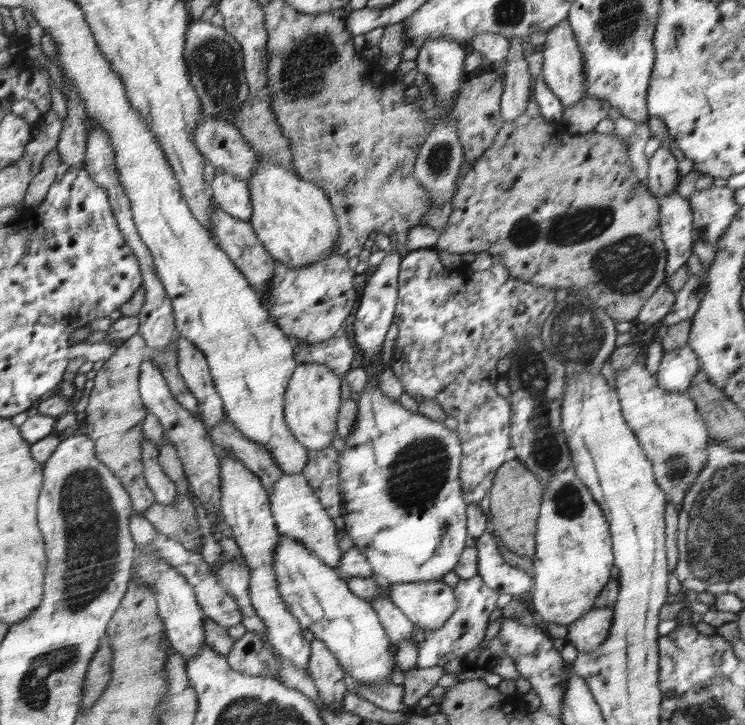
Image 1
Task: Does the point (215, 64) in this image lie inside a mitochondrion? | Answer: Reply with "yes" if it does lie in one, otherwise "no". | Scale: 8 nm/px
yes

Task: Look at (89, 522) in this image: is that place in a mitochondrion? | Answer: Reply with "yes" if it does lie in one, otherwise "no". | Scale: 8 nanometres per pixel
yes

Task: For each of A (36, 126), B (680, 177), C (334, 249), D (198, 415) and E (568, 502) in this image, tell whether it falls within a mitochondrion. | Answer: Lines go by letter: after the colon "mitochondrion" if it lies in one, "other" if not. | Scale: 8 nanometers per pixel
A: other
B: other
C: other
D: other
E: mitochondrion

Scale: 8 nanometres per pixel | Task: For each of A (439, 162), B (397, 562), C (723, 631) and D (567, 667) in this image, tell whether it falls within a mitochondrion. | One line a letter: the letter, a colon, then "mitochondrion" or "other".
A: mitochondrion
B: other
C: other
D: other

